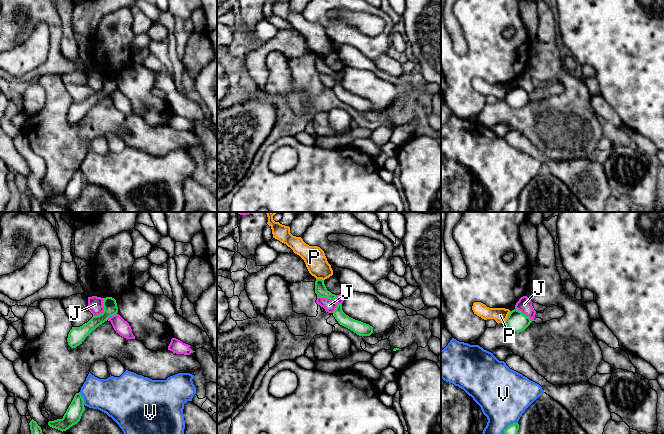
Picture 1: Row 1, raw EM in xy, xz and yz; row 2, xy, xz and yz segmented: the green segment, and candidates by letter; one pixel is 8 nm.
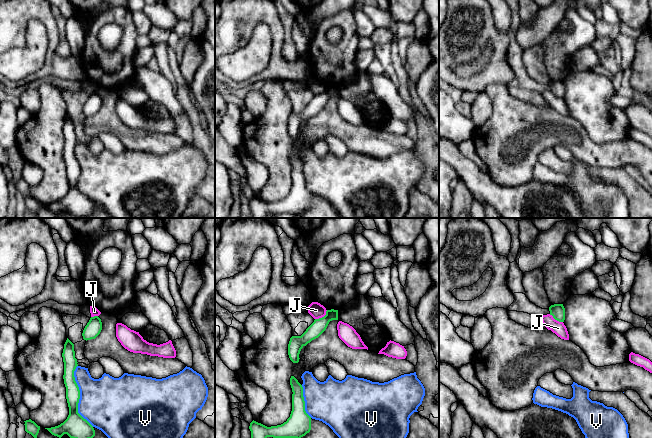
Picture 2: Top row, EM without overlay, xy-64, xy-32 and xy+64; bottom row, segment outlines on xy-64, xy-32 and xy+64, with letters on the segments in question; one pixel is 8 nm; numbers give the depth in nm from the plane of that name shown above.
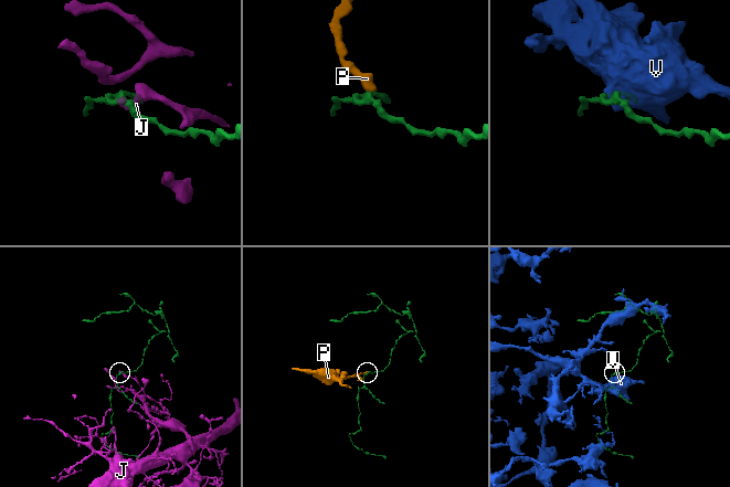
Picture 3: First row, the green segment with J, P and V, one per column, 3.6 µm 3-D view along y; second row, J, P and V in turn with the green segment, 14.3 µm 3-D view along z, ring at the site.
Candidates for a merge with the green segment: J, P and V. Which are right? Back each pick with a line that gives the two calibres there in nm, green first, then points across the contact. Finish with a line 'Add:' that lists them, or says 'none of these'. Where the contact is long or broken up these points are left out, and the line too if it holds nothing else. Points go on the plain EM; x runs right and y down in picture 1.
Add: none of these

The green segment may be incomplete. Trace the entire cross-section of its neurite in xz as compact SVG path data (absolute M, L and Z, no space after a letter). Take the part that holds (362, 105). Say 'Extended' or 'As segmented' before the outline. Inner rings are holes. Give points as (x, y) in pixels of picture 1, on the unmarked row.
As segmented. M337 80L337 83L333 88L333 92L340 101L350 105L359 112L370 112L373 109L373 103L369 100L355 96L346 91L342 86L341 80Z

